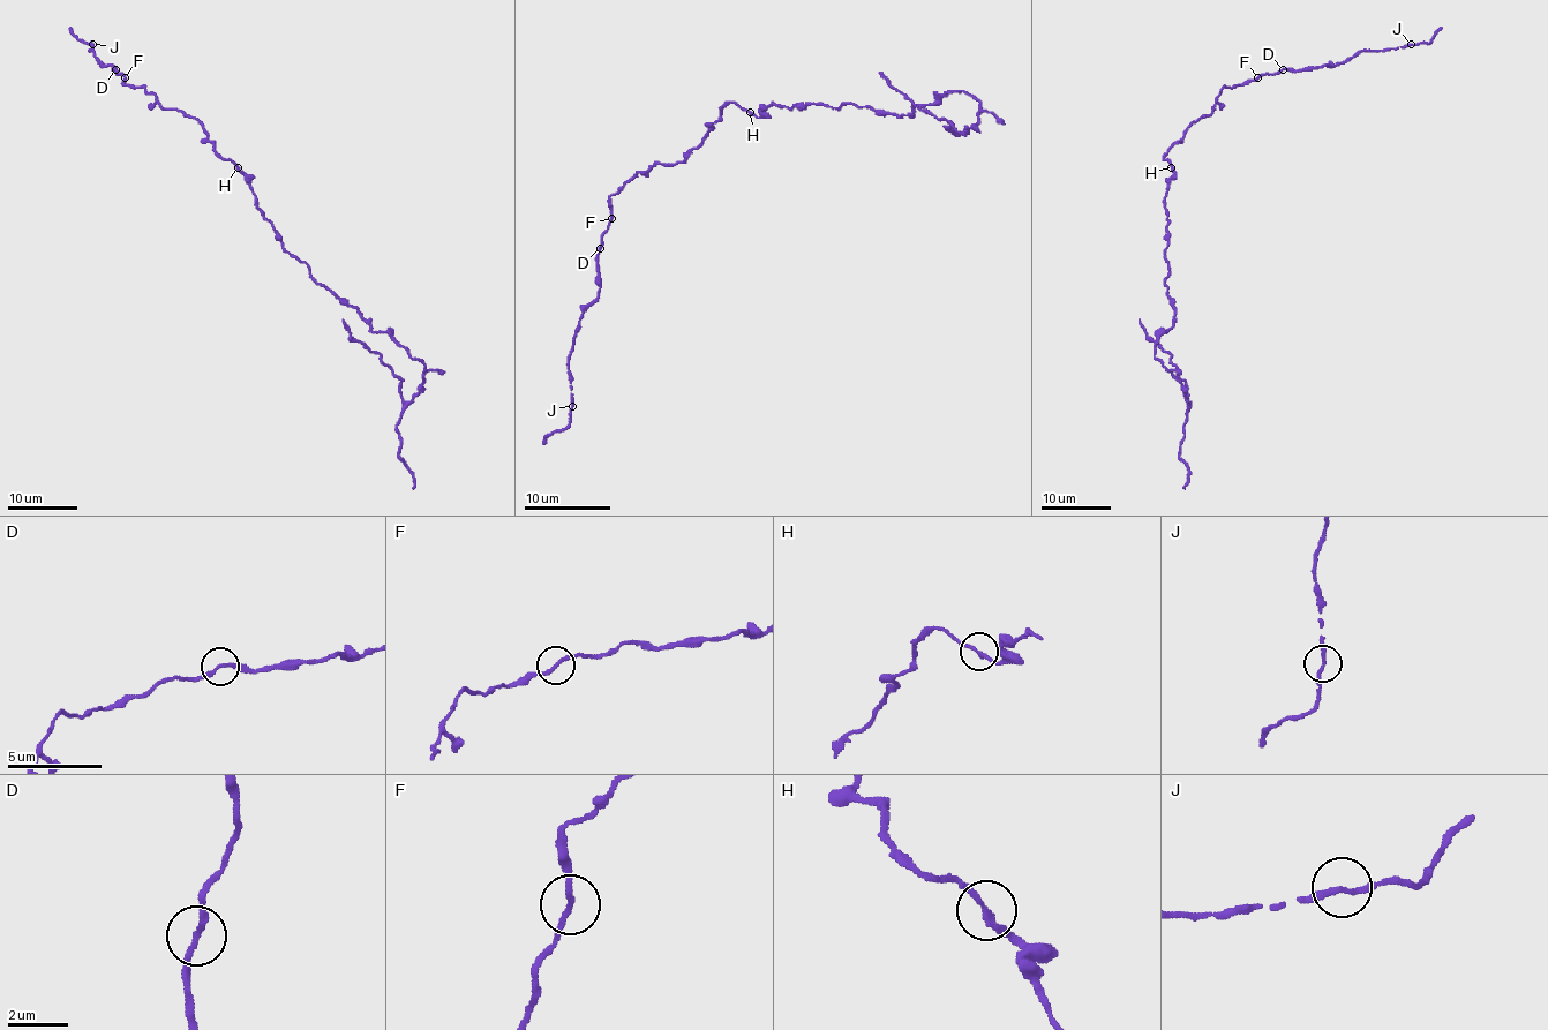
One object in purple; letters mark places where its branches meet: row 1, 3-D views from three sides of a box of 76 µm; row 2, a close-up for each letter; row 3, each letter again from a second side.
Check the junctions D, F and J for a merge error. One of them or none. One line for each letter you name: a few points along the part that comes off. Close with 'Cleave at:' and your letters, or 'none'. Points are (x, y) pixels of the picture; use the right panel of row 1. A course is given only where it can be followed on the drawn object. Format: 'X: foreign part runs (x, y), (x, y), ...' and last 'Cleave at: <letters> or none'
Cleave at: none

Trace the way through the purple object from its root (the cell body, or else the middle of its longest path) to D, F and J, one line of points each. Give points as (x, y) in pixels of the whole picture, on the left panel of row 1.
D: (252, 193), (247, 177), (216, 151), (194, 118), (165, 108), (142, 87), (122, 84), (125, 77), (115, 68)
F: (252, 193), (247, 177), (216, 151), (194, 118), (165, 108), (142, 87), (122, 84), (125, 77)
J: (252, 193), (194, 118), (165, 108), (142, 87), (122, 84), (92, 44)

